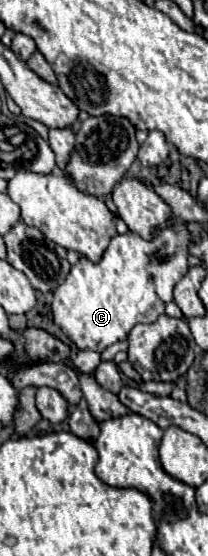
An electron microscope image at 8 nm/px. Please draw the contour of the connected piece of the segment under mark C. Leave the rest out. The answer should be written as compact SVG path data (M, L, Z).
M185 223L157 231L155 239L143 241L133 231L117 235L99 263L83 257L71 267L65 283L53 291L53 323L77 345L77 349L105 351L117 341L125 341L137 323L153 323L169 301L173 301L175 283L187 273L189 231Z

